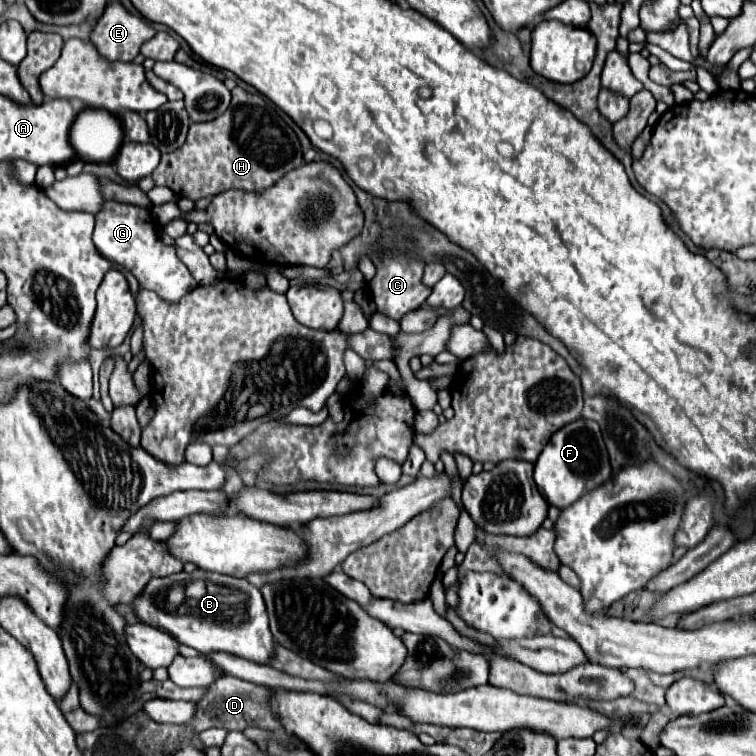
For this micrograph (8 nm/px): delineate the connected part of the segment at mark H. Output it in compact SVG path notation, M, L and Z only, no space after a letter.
M239 86L231 94L231 106L225 114L217 116L217 120L191 124L185 144L161 156L161 164L151 174L155 186L167 186L175 196L197 202L231 188L247 192L267 190L287 172L303 164L299 138L279 116L271 100Z

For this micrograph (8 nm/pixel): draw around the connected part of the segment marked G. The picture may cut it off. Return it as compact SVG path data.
M109 200L107 204L103 204L101 212L95 214L93 242L105 258L131 270L135 274L135 278L139 280L141 288L157 292L163 300L177 302L181 296L185 296L187 292L191 292L197 286L197 282L191 276L191 272L187 270L187 266L175 256L175 248L165 246L157 238L155 222L153 222L153 216L149 210Z

